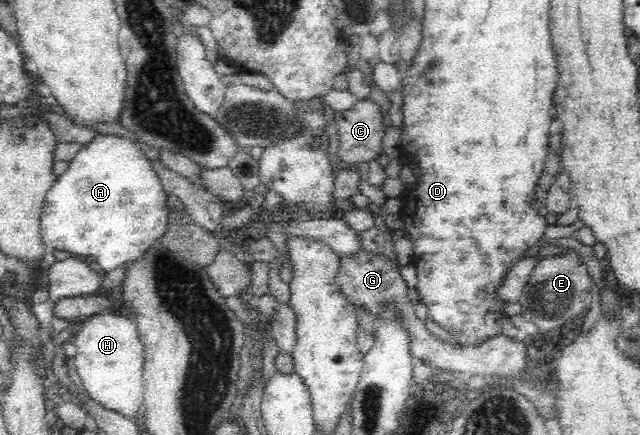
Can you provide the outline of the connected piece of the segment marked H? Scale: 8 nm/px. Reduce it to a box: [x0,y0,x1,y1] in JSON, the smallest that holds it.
[70,313,144,418]

